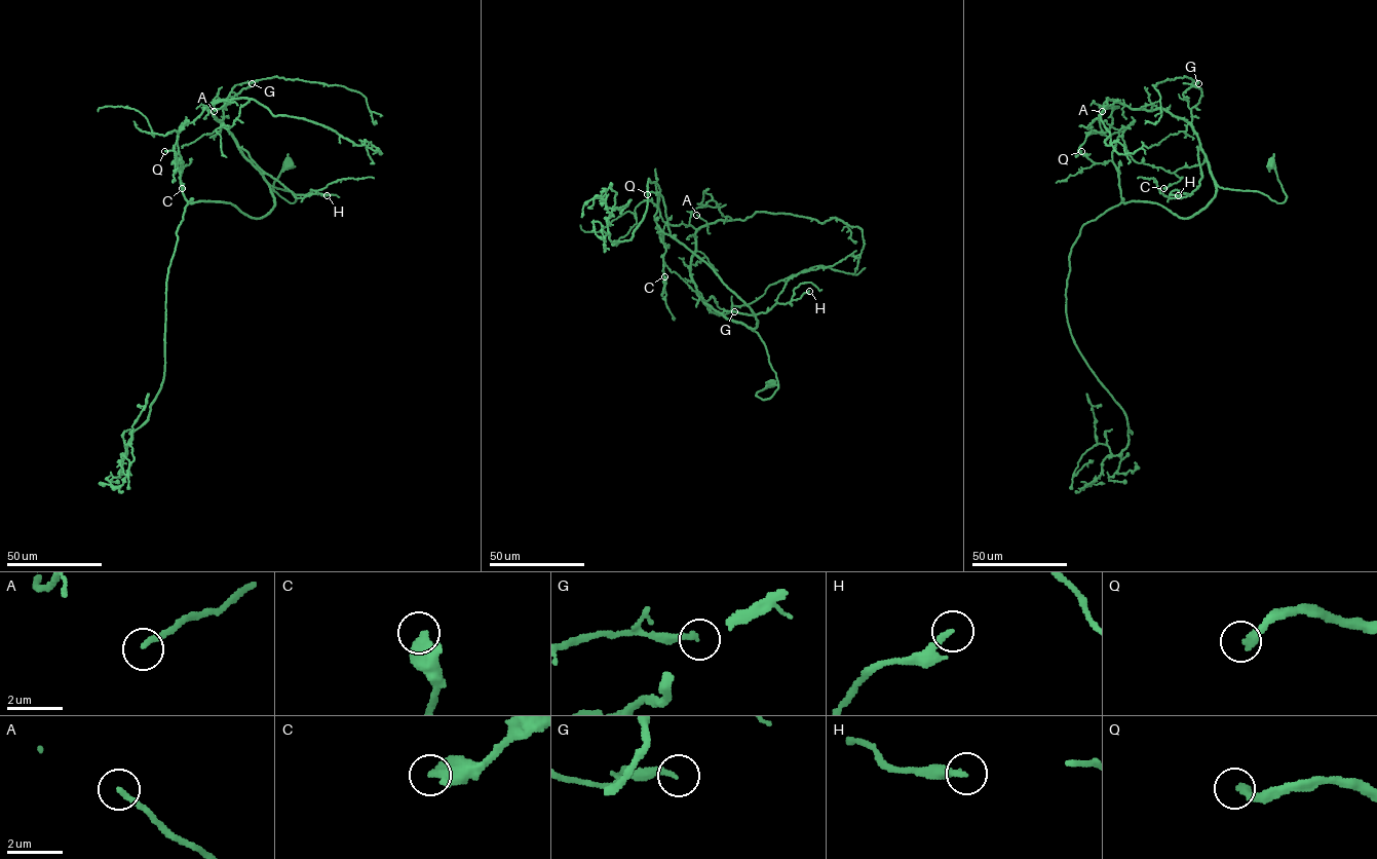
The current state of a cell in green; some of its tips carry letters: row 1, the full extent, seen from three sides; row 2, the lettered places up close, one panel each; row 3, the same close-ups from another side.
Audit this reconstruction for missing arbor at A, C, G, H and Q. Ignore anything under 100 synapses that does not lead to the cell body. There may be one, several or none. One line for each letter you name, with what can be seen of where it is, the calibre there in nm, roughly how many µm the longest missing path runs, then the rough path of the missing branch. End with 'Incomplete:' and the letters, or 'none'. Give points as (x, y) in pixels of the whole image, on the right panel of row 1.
Q: (1081, 151) | 300 nm | 110 µm | (1081, 151), (1105, 159), (1114, 170), (1113, 152), (1129, 112), (1157, 95), (1167, 92), (1178, 108), (1186, 111)
Incomplete: Q

